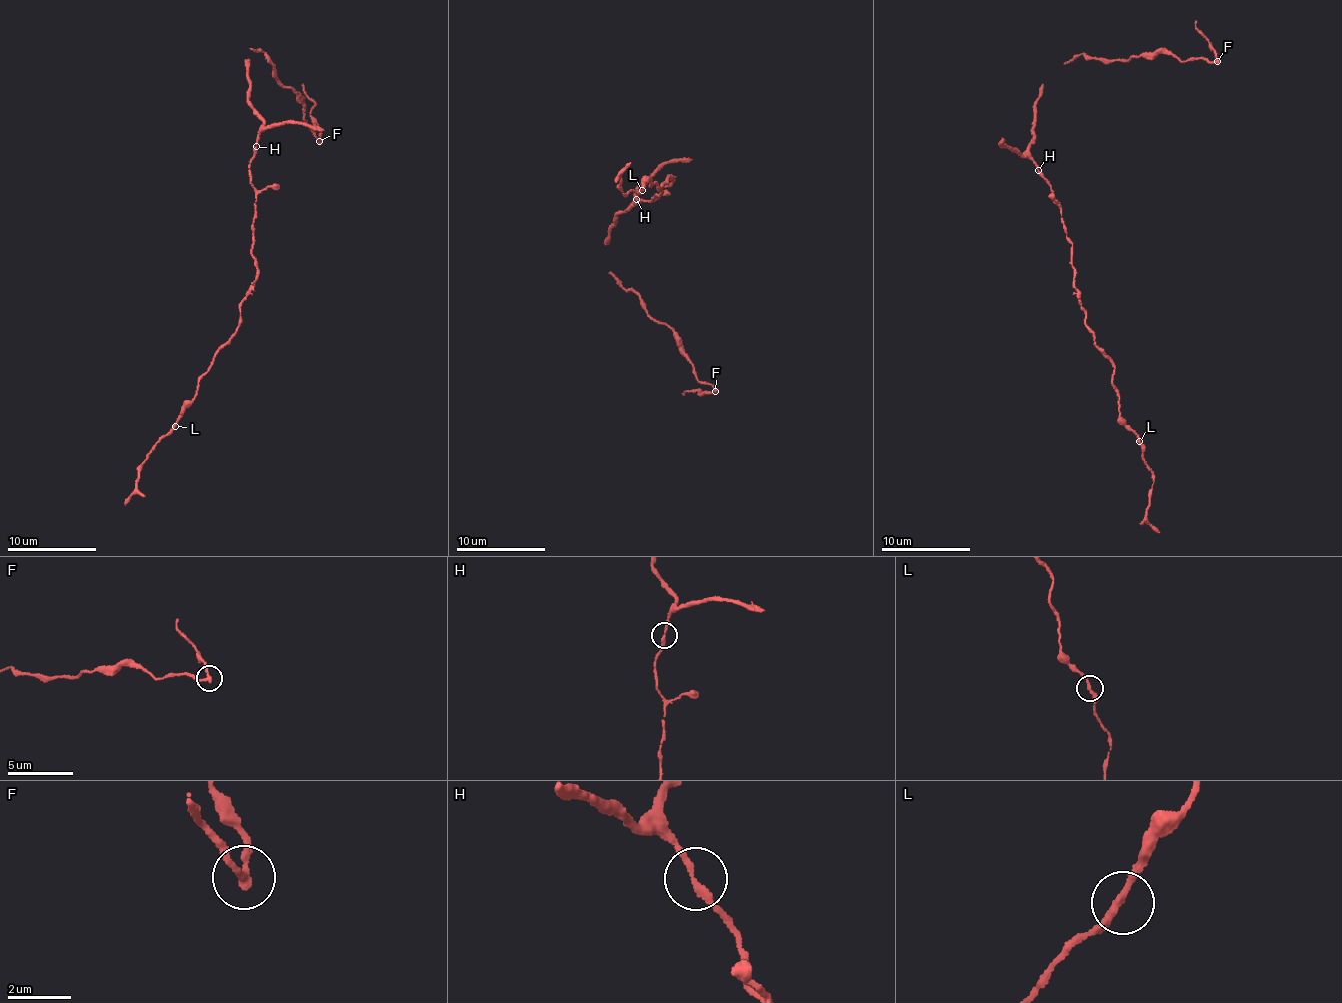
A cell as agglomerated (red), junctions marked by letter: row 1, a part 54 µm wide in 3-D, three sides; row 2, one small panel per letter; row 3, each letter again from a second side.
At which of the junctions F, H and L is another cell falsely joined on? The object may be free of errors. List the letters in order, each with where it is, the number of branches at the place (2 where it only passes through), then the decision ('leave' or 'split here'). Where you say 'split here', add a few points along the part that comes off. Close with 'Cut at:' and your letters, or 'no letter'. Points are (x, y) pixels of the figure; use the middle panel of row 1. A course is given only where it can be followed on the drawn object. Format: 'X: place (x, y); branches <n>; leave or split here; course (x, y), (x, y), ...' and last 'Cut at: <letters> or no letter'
F: place (715, 391); branches 2; split here; course (716, 390), (699, 394), (697, 390), (682, 395)
H: place (636, 199); branches 2; leave
L: place (642, 190); branches 2; leave
Cut at: F

